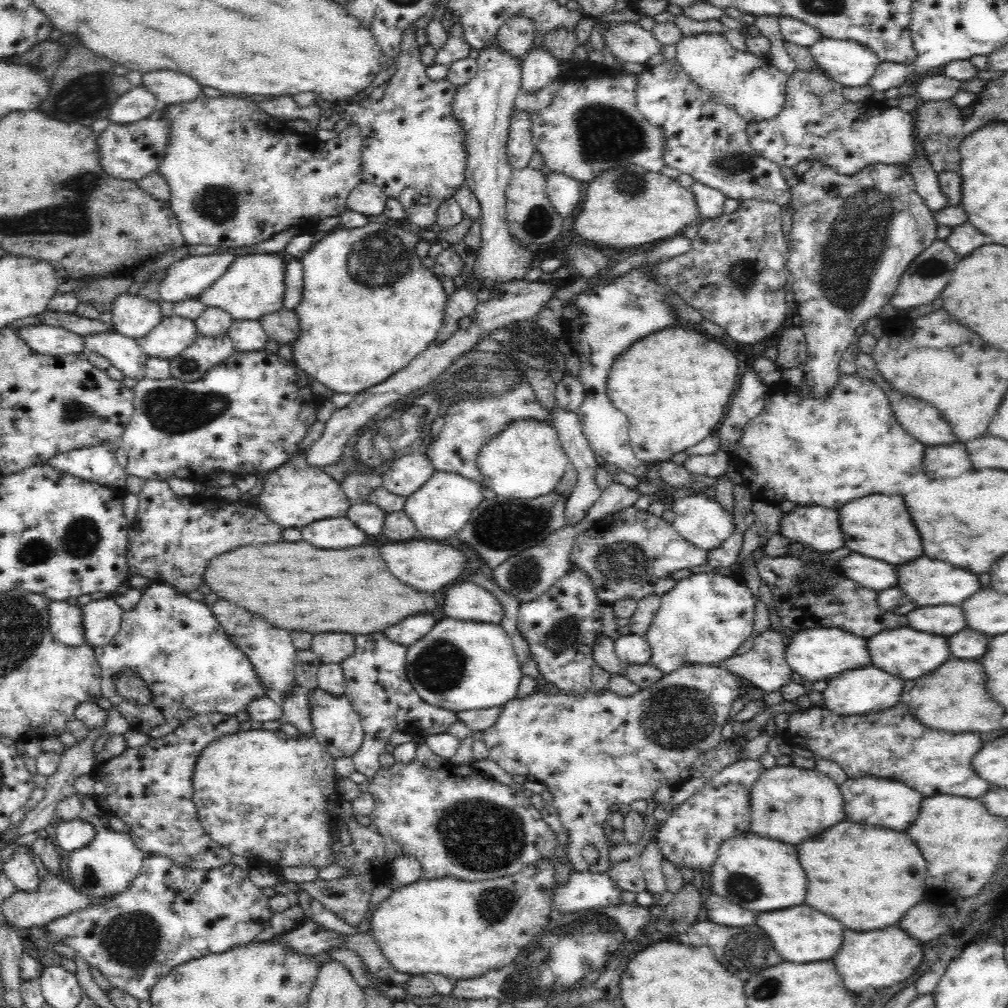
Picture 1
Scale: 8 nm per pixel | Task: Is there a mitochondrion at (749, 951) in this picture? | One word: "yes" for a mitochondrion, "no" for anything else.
yes

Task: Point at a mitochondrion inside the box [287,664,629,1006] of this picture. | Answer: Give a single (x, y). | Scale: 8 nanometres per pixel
(557, 960)

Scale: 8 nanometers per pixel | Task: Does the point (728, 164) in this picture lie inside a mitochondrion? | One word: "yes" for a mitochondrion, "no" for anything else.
yes

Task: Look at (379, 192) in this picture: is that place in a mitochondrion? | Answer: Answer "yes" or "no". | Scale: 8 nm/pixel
no

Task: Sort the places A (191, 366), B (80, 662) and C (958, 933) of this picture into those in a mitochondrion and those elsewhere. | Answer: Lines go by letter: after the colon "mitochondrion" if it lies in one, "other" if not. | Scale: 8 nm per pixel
A: mitochondrion
B: other
C: other

